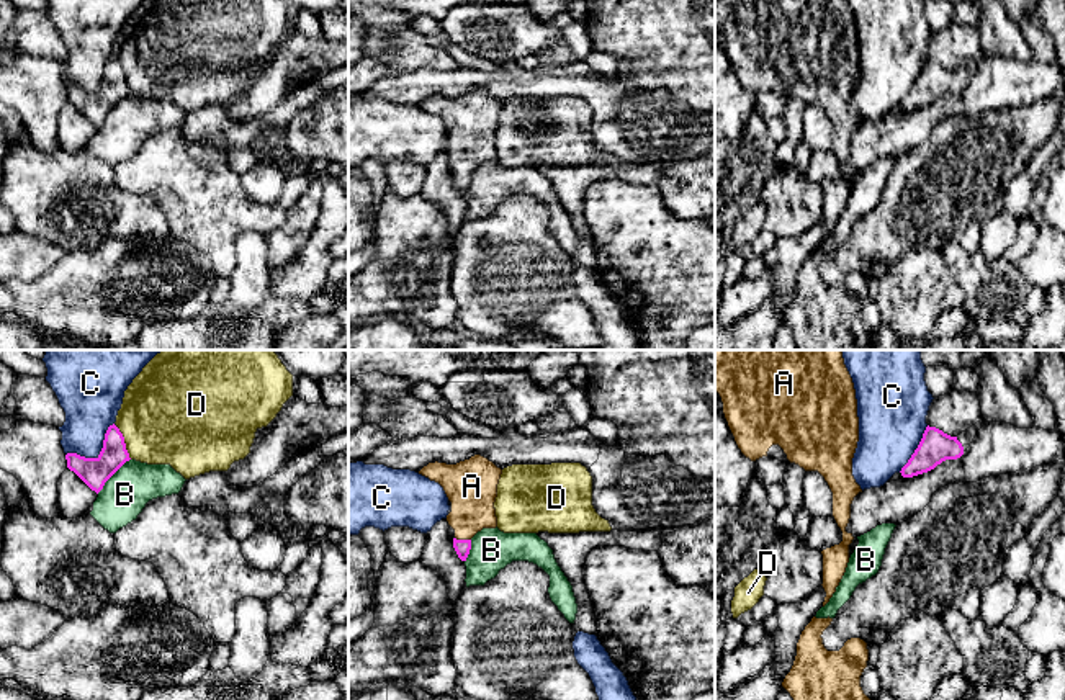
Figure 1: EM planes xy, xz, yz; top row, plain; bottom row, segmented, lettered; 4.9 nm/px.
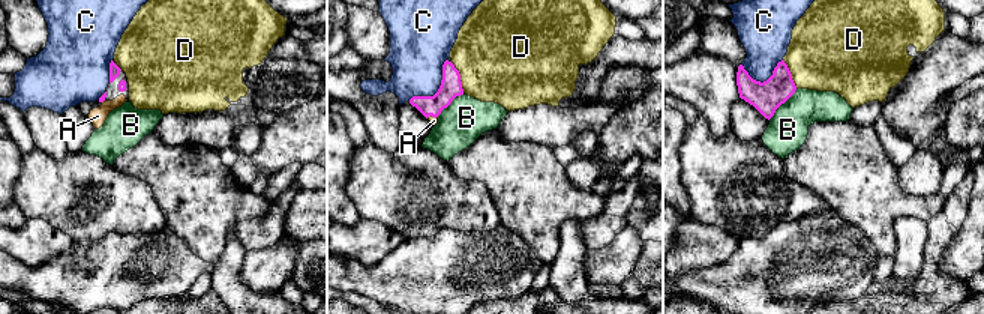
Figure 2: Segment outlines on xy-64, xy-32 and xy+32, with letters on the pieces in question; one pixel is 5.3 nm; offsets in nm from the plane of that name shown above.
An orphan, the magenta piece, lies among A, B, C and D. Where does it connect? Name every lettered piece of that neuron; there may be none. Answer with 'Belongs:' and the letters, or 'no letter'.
Belongs: A

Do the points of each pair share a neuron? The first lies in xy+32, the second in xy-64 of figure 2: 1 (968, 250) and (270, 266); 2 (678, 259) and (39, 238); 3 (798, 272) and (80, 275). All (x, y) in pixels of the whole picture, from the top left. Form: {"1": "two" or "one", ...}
{"1": "one", "2": "one", "3": "one"}

